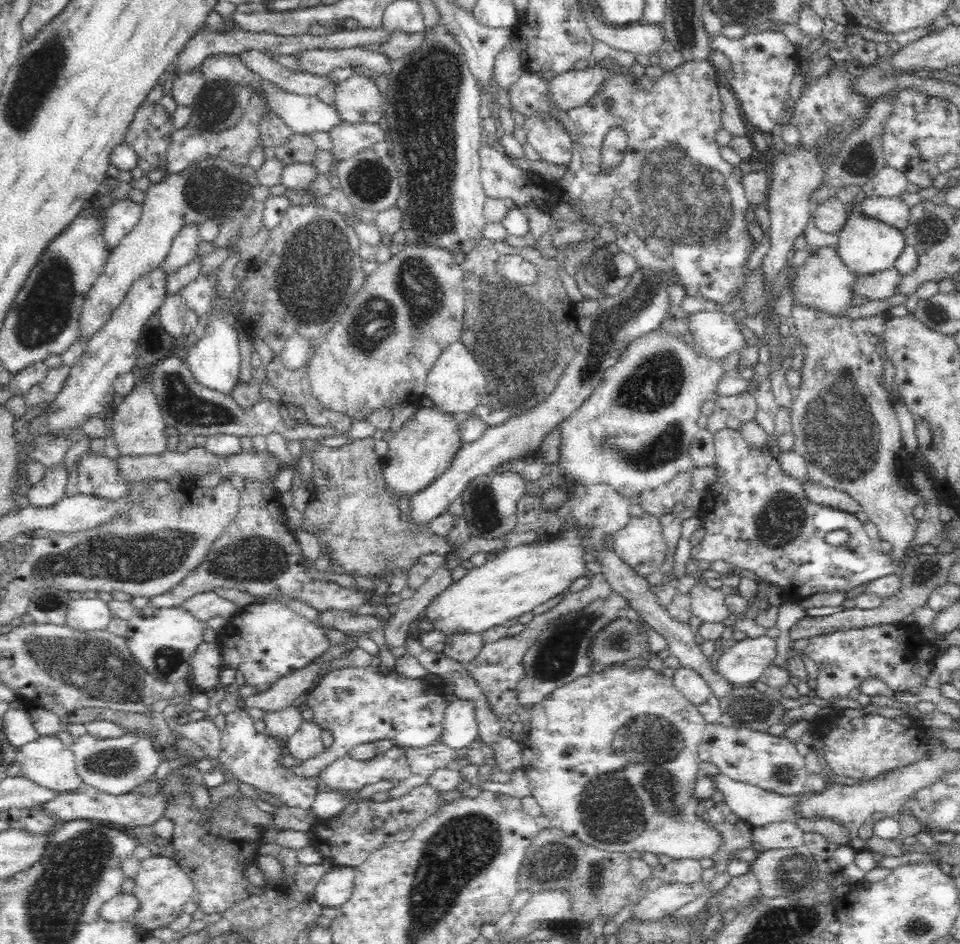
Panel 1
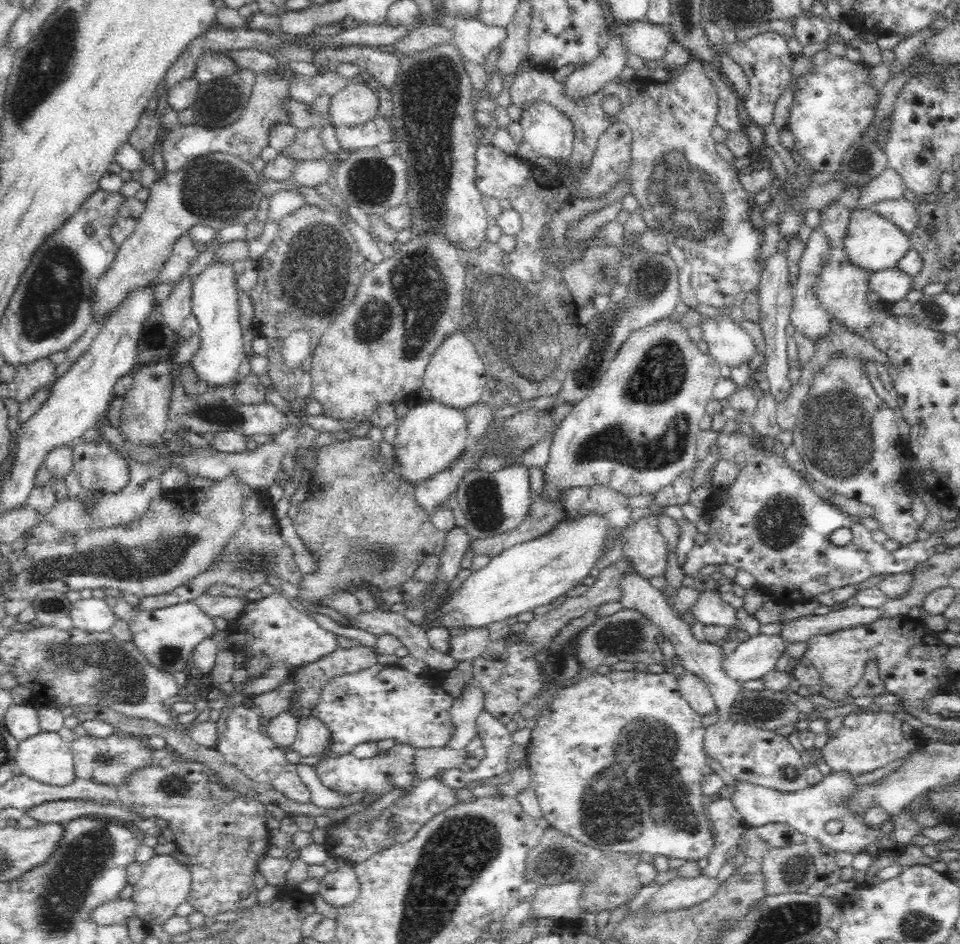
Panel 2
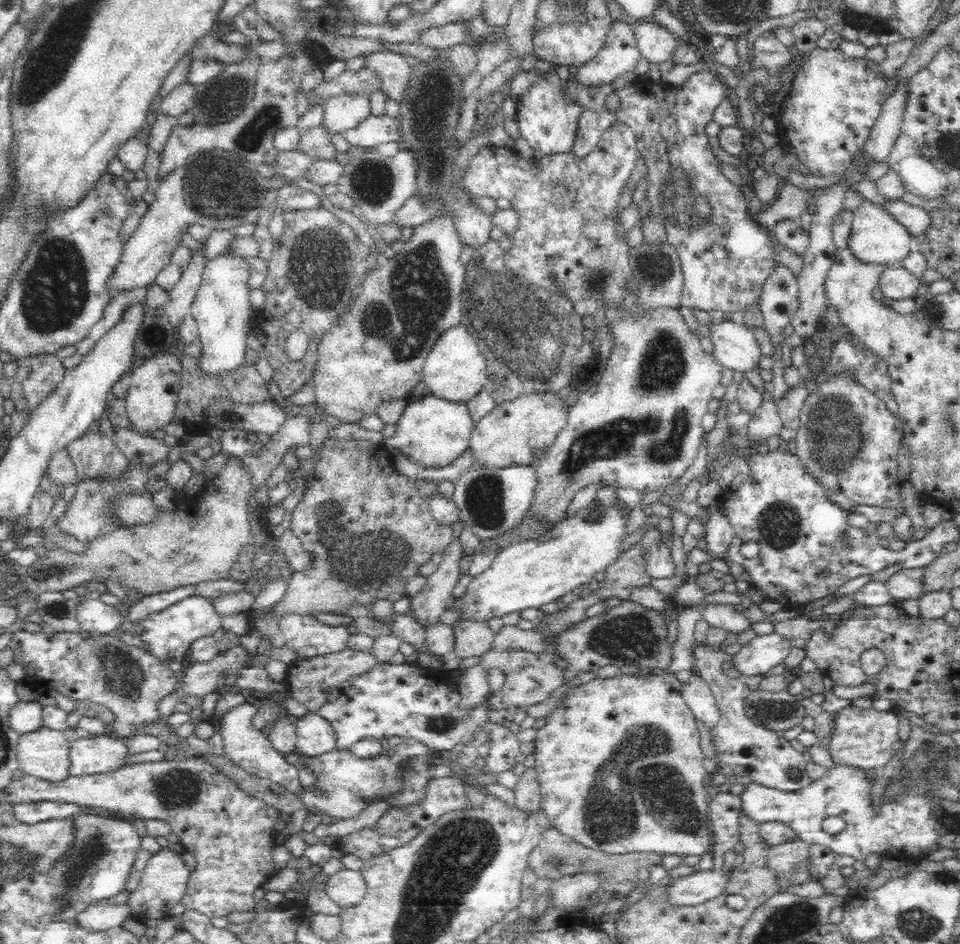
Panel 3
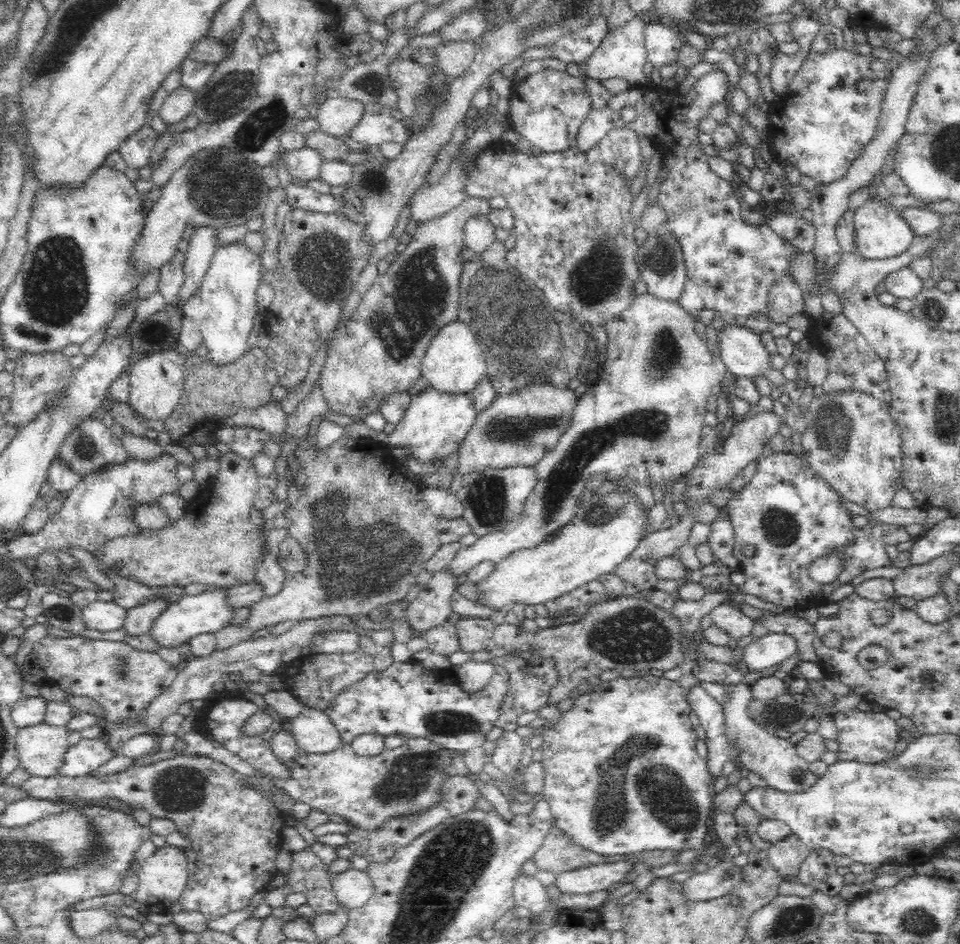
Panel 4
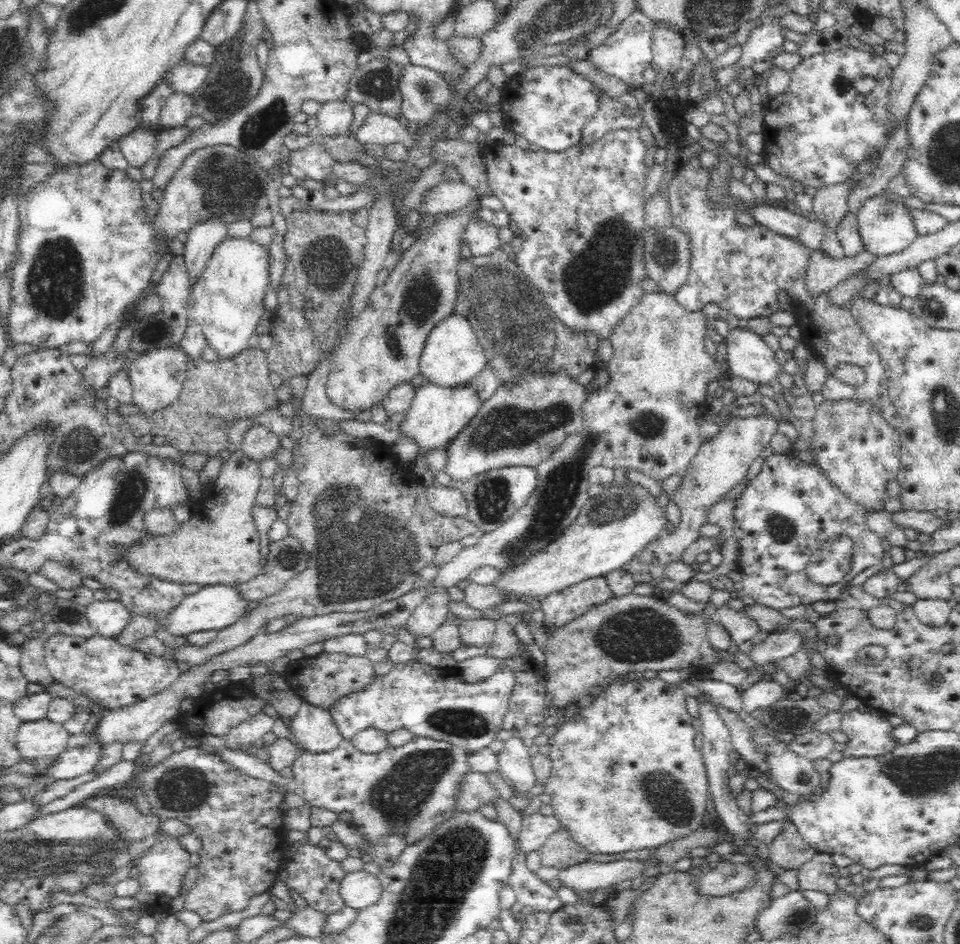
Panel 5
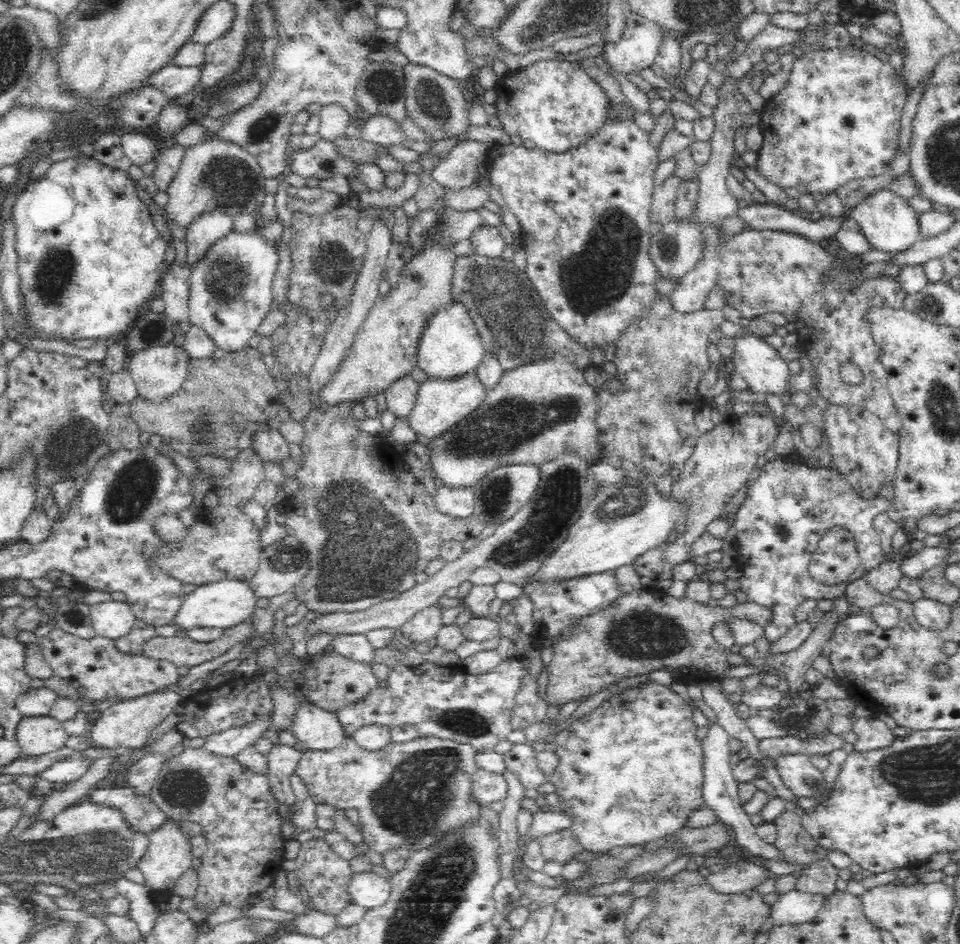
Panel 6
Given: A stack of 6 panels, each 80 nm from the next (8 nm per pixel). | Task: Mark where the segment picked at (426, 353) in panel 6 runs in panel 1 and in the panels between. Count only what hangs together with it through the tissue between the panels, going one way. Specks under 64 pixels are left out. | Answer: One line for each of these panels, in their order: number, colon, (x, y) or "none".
1: (456, 385)
2: (456, 378)
3: (455, 371)
4: (454, 364)
5: (452, 358)

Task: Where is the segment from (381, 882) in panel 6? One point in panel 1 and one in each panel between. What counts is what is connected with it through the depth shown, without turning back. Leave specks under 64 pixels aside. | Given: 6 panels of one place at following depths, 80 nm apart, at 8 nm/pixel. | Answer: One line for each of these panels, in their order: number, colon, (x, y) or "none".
1: (334, 889)
2: (340, 887)
3: (346, 888)
4: (352, 888)
5: (359, 889)

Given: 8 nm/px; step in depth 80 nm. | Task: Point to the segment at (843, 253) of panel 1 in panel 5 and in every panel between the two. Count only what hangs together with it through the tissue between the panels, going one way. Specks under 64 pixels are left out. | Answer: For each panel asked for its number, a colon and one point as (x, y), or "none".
2: (872, 243)
3: (875, 237)
4: (880, 233)
5: (885, 227)

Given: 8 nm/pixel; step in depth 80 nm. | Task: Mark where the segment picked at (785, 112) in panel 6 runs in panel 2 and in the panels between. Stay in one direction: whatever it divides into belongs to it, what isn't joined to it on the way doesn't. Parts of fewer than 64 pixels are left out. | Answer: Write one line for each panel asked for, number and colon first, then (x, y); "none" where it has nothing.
2: (833, 102)
3: (834, 100)
4: (820, 123)
5: (817, 132)

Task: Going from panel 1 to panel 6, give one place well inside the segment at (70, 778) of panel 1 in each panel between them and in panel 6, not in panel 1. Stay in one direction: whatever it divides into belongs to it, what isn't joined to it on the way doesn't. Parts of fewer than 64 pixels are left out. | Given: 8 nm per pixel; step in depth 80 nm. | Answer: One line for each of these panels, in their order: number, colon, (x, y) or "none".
2: (46, 757)
3: (44, 753)
4: (41, 749)
5: (40, 743)
6: (37, 736)

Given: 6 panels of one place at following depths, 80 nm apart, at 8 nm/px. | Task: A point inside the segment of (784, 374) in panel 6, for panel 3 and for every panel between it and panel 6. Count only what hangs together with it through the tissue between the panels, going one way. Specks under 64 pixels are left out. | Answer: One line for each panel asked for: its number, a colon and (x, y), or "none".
3: (735, 348)
4: (742, 353)
5: (748, 356)

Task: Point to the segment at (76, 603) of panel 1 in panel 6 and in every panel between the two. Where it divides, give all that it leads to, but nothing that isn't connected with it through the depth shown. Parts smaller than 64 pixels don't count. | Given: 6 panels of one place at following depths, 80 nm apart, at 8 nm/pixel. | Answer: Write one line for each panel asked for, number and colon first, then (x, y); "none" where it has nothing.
2: (90, 615)
3: (94, 616)
4: (105, 617)
5: (108, 618)
6: (113, 619)

